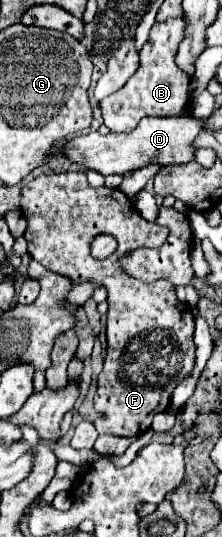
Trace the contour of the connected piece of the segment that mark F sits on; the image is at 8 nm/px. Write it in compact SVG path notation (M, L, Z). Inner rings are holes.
M66 171L66 173L48 173L40 175L34 181L22 187L20 195L20 209L28 221L28 229L24 239L28 241L28 253L32 259L40 261L48 271L66 275L72 279L74 285L92 281L100 283L108 289L108 321L106 321L106 357L104 369L98 377L98 391L94 397L94 411L96 411L96 429L98 433L112 433L120 437L134 437L150 429L152 417L160 411L166 411L170 405L170 395L174 385L184 379L184 375L194 367L194 317L186 303L178 301L176 289L170 281L154 281L144 283L130 277L120 267L120 257L128 255L132 249L138 247L156 247L163 245L168 237L168 229L156 223L148 223L140 217L134 209L132 201L120 189L106 189L98 187L92 189L86 181L84 171ZM98 233L108 233L118 241L118 249L108 259L94 259L90 255L90 243Z

